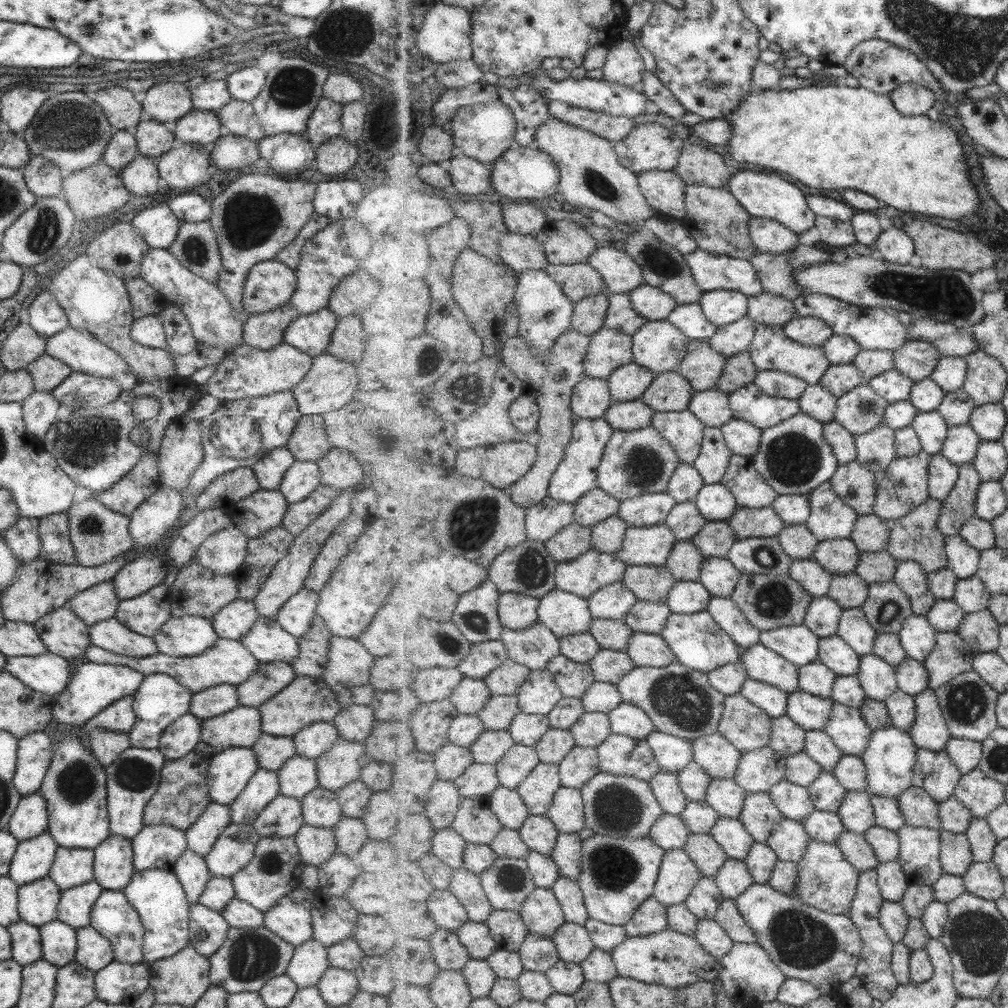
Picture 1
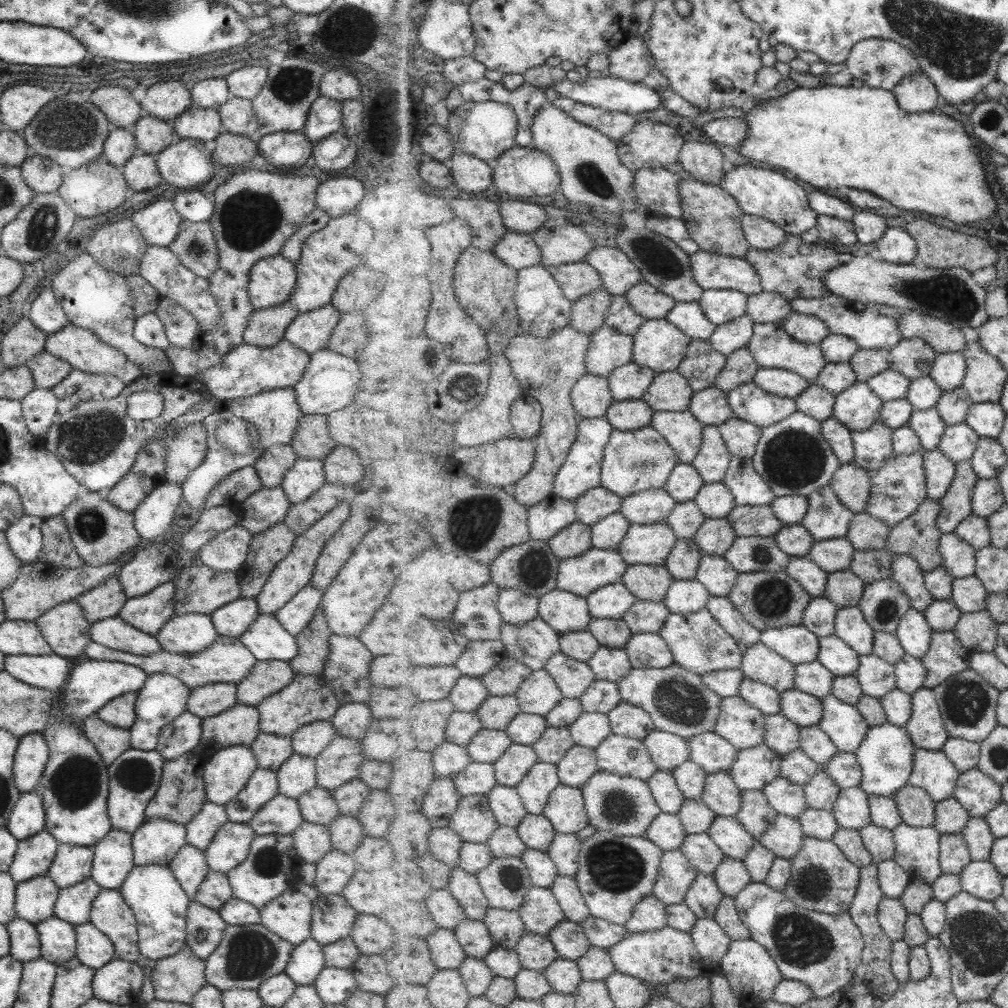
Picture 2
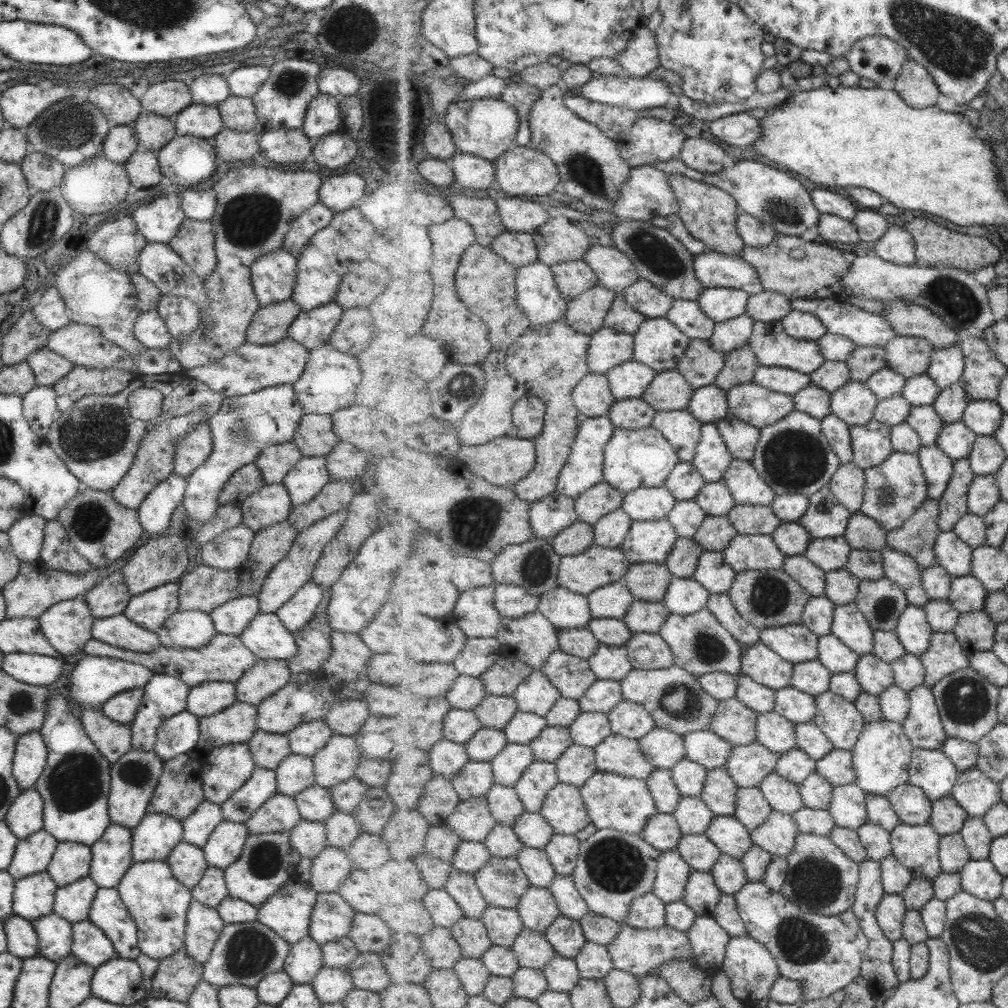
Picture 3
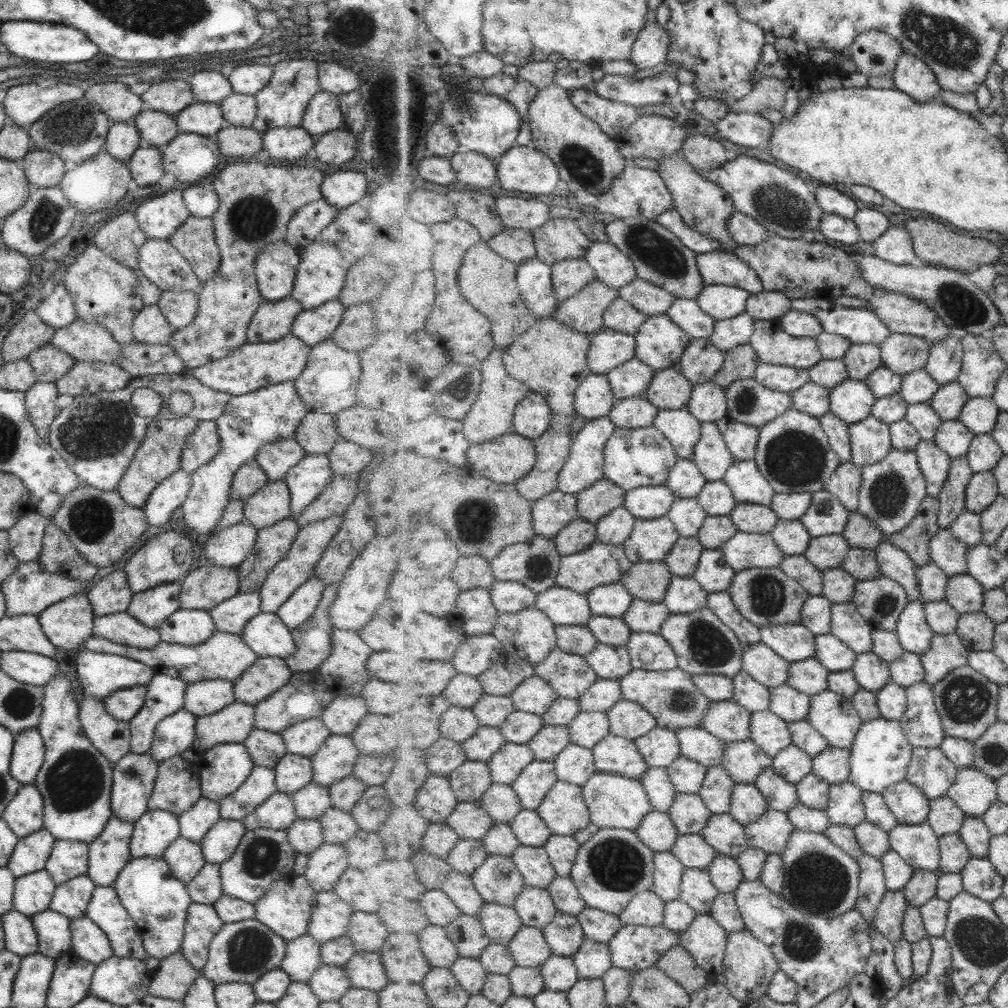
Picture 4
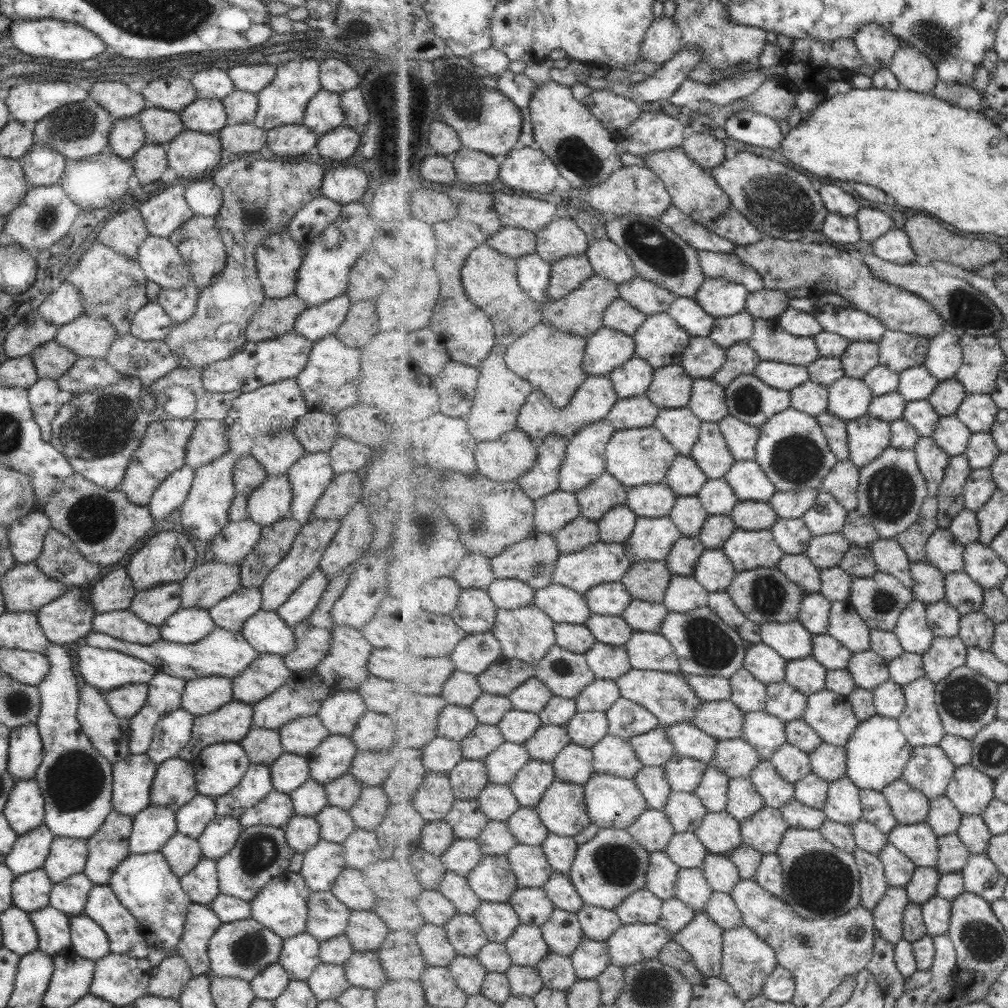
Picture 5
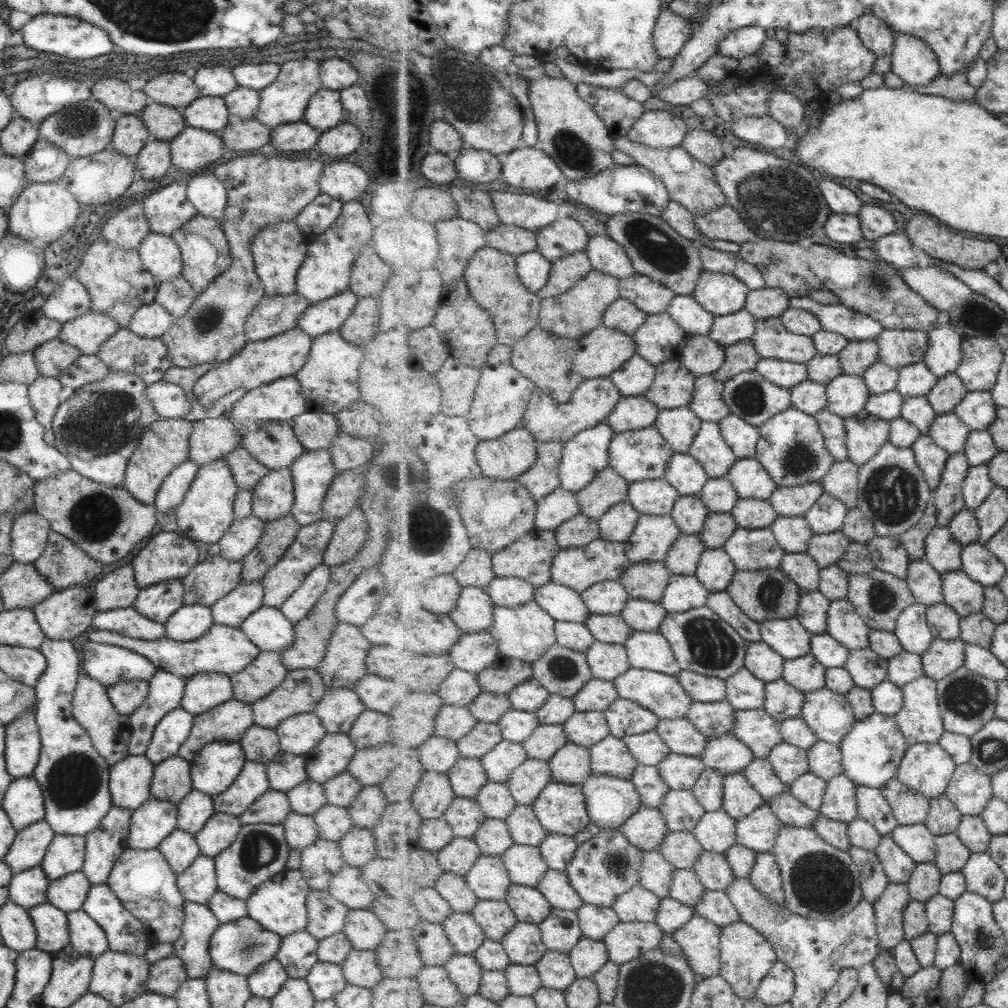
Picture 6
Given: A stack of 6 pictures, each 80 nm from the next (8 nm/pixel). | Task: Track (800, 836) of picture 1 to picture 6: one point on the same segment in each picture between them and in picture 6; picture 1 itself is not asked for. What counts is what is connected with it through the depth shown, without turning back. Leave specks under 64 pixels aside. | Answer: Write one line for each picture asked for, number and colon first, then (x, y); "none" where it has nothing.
2: (785, 837)
3: (778, 835)
4: (772, 833)
5: (765, 831)
6: (758, 830)

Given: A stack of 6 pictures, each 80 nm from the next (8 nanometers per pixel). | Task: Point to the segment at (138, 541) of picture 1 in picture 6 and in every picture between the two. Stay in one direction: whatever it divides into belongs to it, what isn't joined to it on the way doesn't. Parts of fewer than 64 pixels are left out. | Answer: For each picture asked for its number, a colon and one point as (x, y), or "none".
2: (151, 518)
3: (153, 515)
4: (169, 495)
5: (169, 495)
6: (172, 491)

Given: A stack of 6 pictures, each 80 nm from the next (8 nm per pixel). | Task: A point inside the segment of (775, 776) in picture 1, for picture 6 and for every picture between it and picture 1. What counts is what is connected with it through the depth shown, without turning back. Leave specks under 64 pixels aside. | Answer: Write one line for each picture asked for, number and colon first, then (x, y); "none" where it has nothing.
2: (755, 768)
3: (750, 765)
4: (745, 760)
5: (737, 758)
6: (726, 754)

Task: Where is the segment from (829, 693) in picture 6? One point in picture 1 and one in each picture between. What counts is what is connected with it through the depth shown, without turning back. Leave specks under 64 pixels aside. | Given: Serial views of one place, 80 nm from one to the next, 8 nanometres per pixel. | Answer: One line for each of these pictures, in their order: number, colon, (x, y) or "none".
1: (852, 734)
2: (847, 728)
3: (840, 719)
4: (834, 715)
5: (832, 716)

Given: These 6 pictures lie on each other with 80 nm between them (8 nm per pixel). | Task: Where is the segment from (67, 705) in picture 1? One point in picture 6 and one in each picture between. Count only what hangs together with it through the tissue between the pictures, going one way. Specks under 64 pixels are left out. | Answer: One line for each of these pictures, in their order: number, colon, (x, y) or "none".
2: (93, 683)
3: (95, 679)
4: (99, 674)
5: (104, 670)
6: (106, 664)

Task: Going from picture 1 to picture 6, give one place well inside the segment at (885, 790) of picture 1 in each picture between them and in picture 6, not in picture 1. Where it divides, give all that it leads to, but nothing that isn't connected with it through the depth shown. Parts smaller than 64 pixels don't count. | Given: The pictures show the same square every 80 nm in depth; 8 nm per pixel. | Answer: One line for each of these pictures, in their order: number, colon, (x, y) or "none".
2: (886, 756)
3: (883, 755)
4: (881, 754)
5: (878, 753)
6: (873, 750)

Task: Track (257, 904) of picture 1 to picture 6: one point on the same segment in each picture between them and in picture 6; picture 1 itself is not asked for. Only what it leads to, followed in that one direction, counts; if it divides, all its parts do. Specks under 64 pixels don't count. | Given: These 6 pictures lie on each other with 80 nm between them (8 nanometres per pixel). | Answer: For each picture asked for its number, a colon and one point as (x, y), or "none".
2: (271, 864)
3: (266, 861)
4: (263, 855)
5: (260, 853)
6: (259, 851)

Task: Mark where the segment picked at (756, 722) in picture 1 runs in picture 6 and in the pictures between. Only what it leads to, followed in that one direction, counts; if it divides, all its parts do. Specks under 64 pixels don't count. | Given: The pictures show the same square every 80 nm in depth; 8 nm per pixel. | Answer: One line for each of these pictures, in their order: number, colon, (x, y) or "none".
2: (742, 724)
3: (736, 722)
4: (730, 721)
5: (725, 720)
6: (713, 719)

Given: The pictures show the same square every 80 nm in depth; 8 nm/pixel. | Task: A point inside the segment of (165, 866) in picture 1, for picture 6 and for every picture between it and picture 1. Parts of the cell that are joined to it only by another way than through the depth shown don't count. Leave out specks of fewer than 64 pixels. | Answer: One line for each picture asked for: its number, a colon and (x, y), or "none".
2: (156, 841)
3: (156, 835)
4: (152, 832)
5: (152, 827)
6: (149, 824)

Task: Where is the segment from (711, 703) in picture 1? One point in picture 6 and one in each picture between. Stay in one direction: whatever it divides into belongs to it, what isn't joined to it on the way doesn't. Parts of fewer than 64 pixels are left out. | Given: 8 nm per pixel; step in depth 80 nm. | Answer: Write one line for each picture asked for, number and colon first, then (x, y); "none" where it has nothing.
2: (678, 700)
3: (674, 696)
4: (676, 702)
5: (668, 695)
6: (662, 693)

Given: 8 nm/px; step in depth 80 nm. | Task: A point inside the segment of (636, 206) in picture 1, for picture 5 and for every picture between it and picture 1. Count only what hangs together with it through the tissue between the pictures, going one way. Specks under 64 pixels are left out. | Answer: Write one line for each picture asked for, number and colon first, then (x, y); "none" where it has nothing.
2: (590, 166)
3: (589, 161)
4: (589, 158)
5: (586, 152)

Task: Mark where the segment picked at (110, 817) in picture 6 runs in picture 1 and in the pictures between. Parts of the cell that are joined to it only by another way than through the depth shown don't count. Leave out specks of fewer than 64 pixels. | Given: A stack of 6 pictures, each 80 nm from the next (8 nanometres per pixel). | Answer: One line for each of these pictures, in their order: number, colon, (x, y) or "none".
1: (112, 869)
2: (112, 860)
3: (111, 855)
4: (109, 852)
5: (108, 846)

